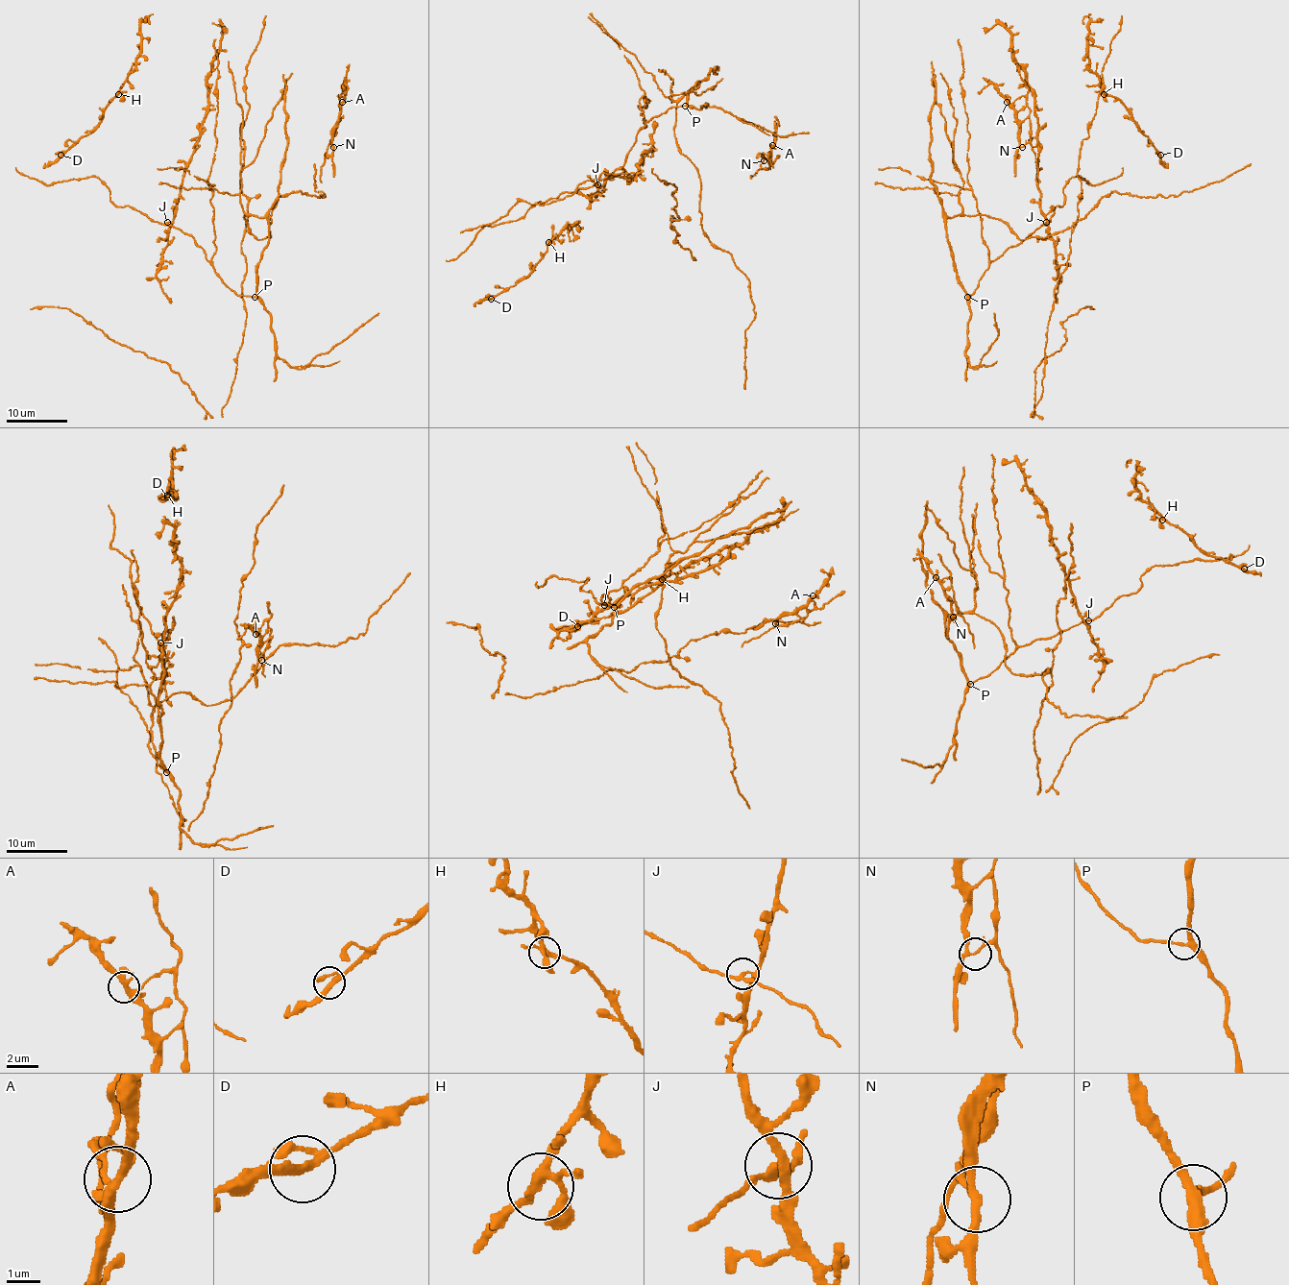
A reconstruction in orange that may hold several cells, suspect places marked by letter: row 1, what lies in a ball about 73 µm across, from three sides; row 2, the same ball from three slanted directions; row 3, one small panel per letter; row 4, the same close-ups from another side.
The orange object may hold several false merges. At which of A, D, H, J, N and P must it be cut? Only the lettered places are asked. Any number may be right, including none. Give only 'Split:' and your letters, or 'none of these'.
Split: N

